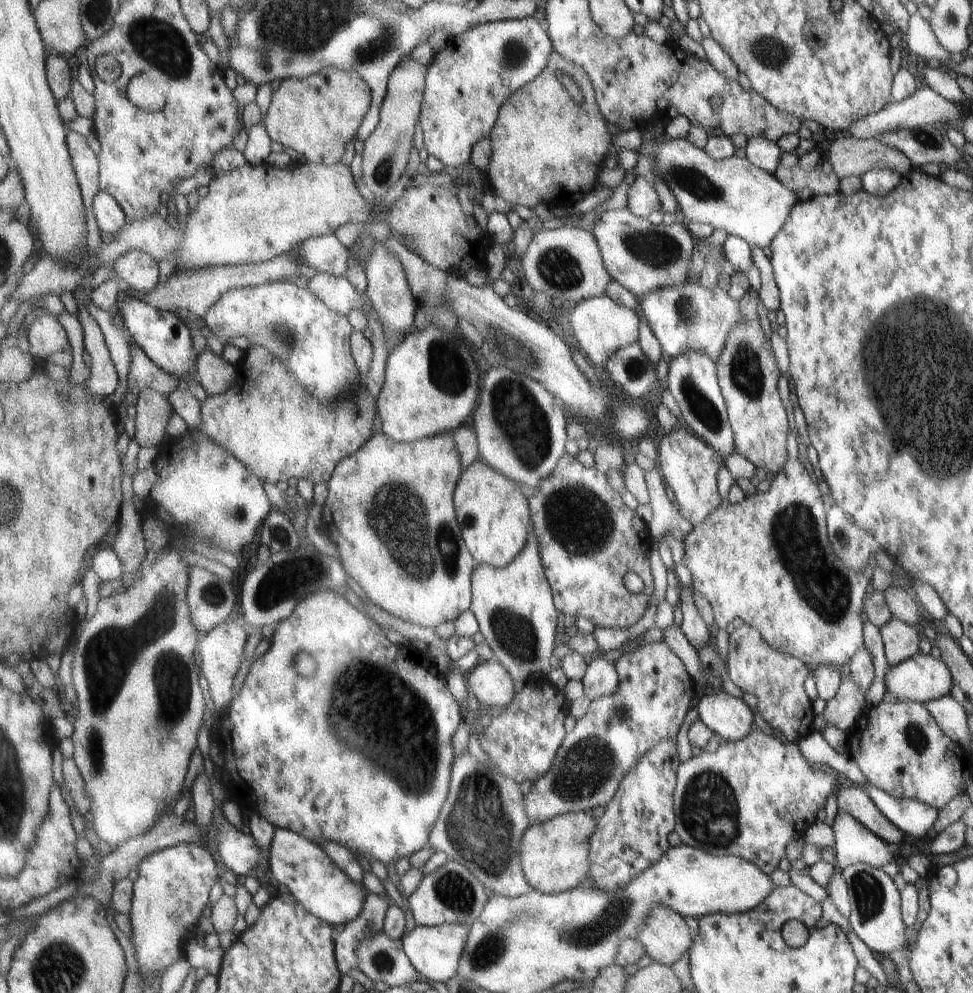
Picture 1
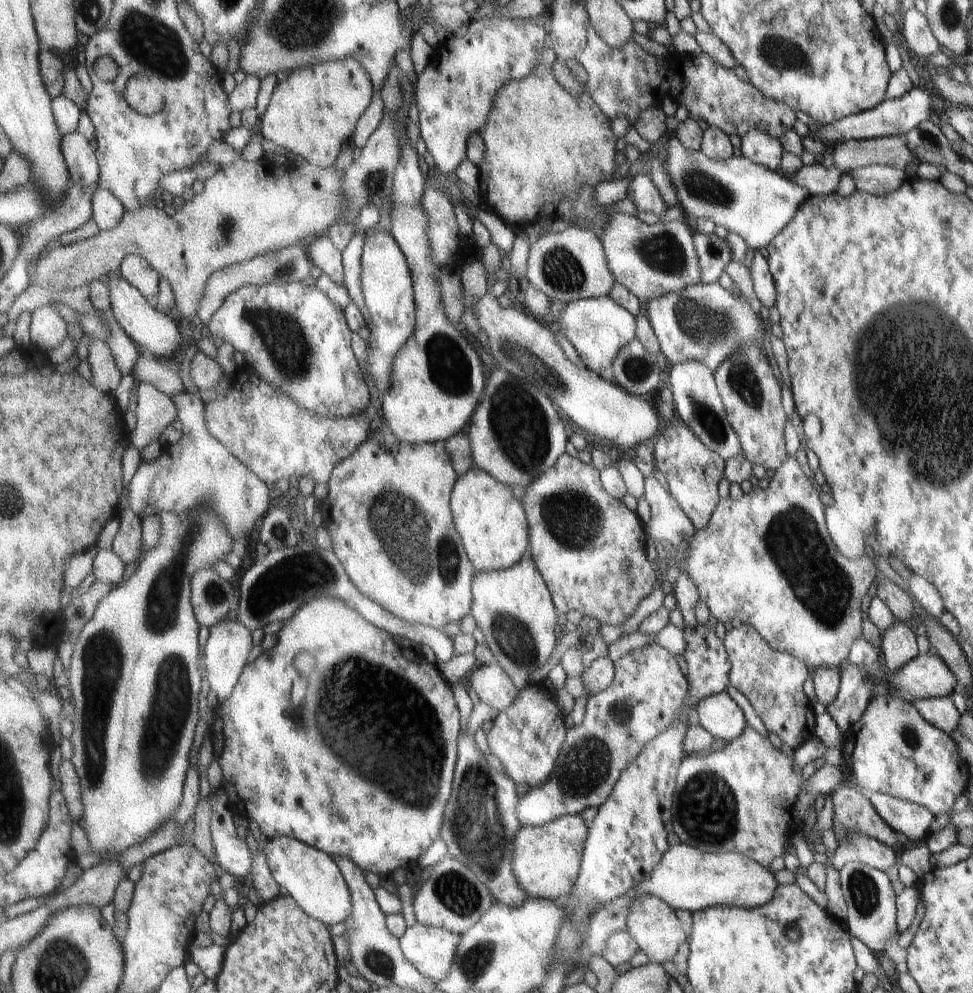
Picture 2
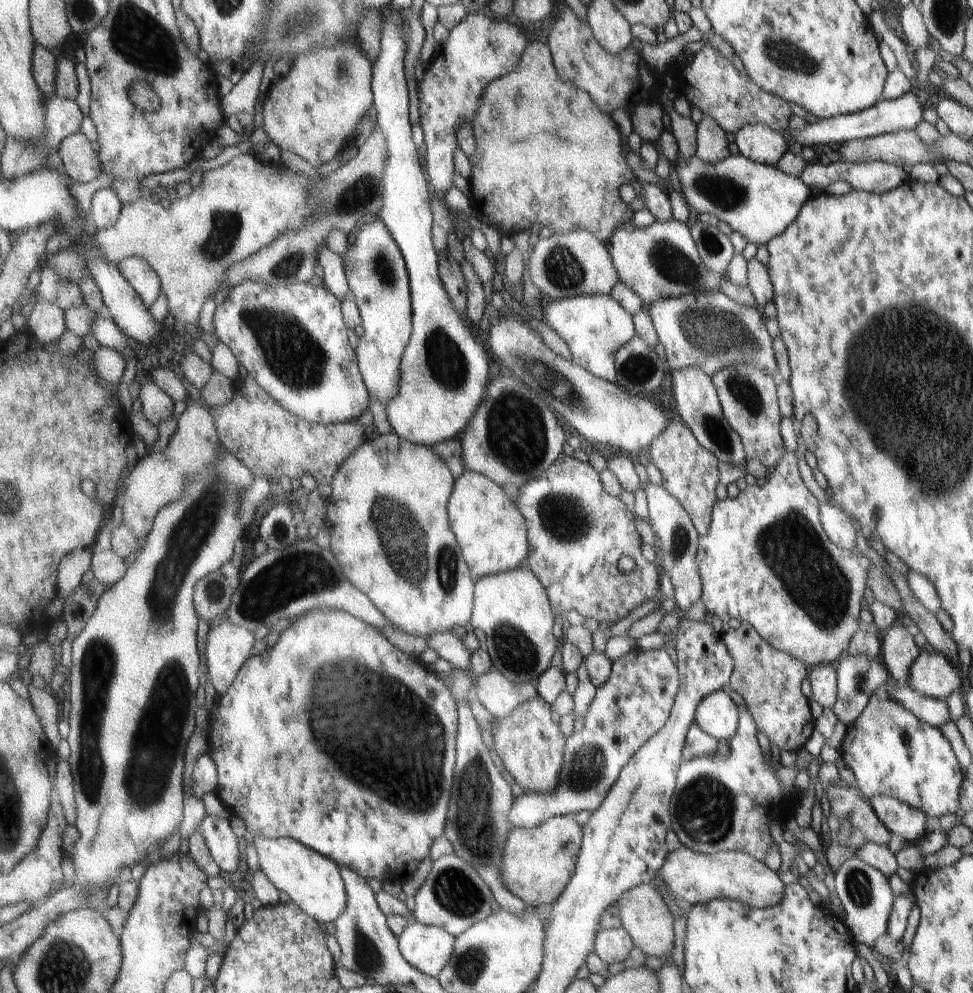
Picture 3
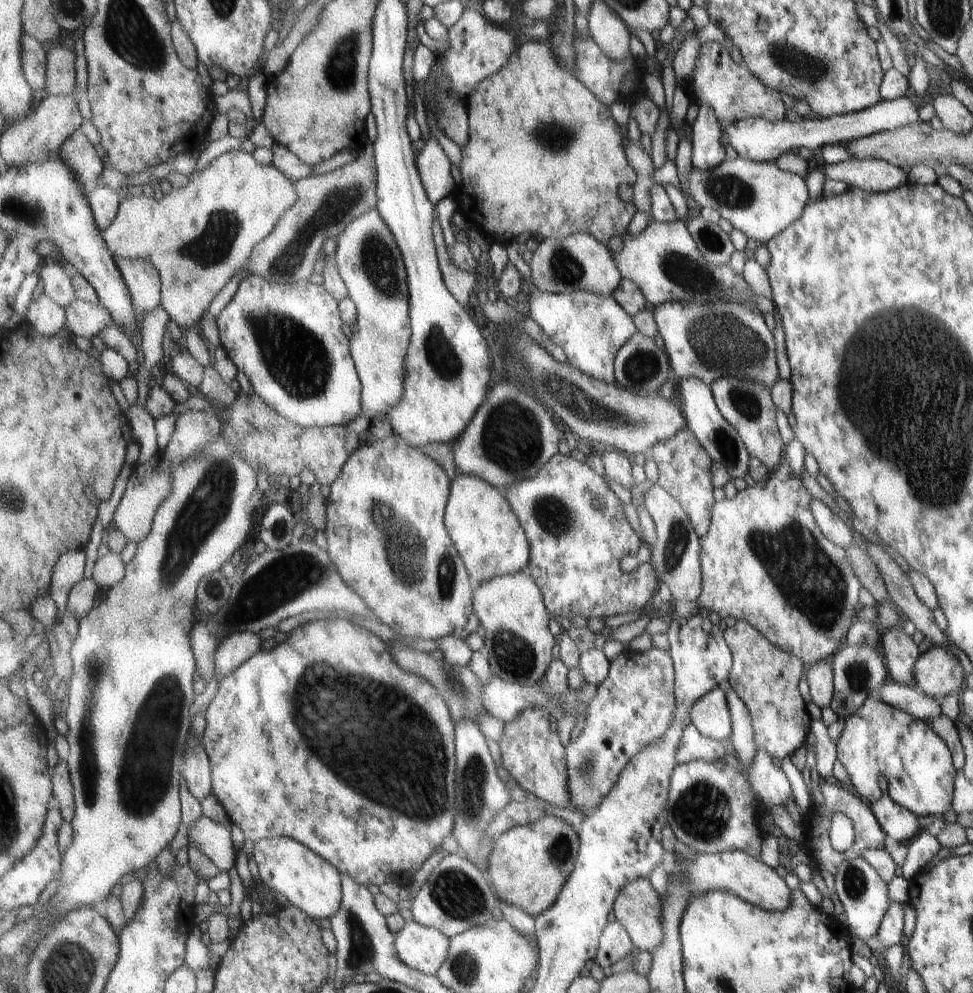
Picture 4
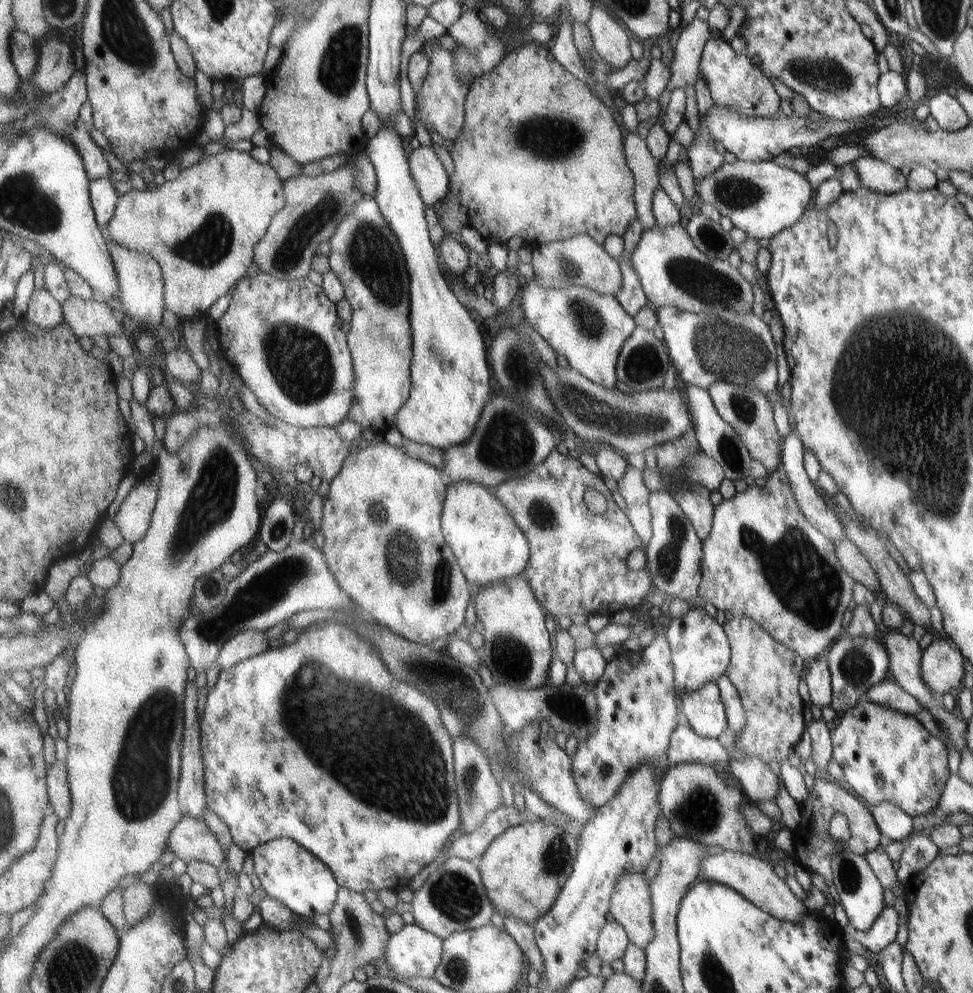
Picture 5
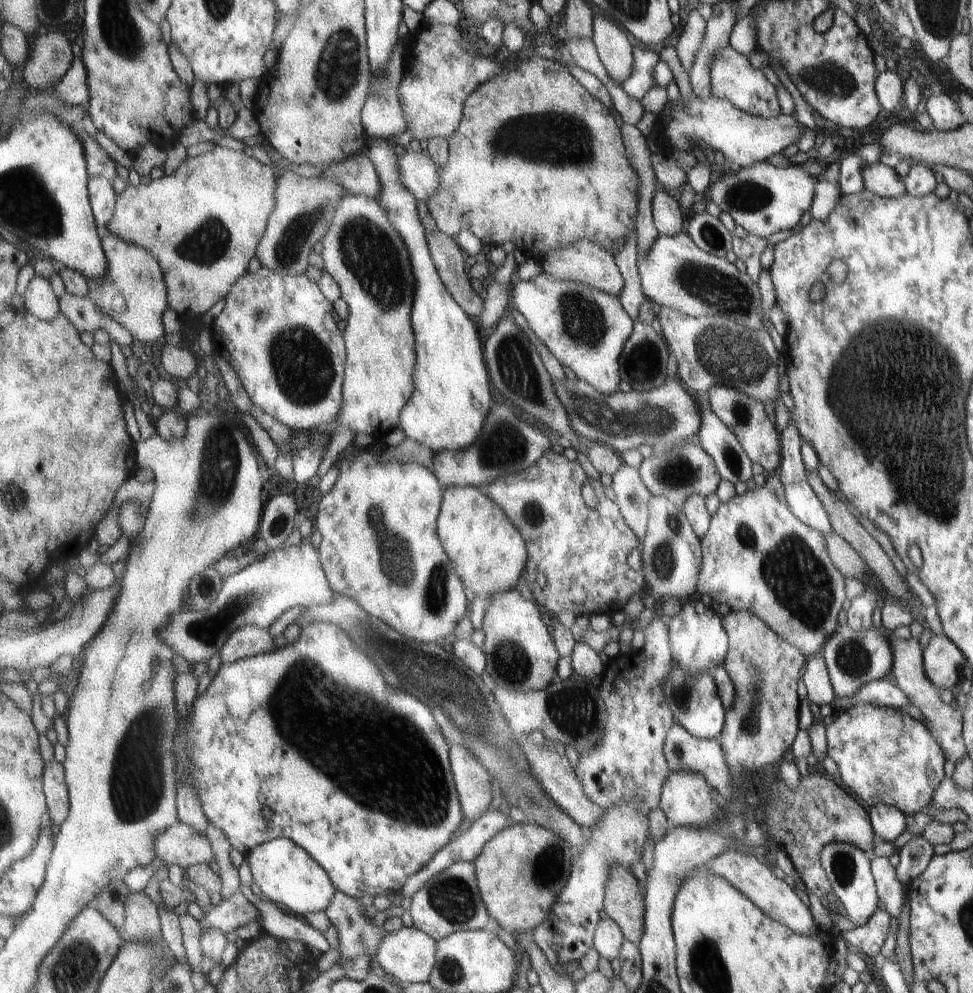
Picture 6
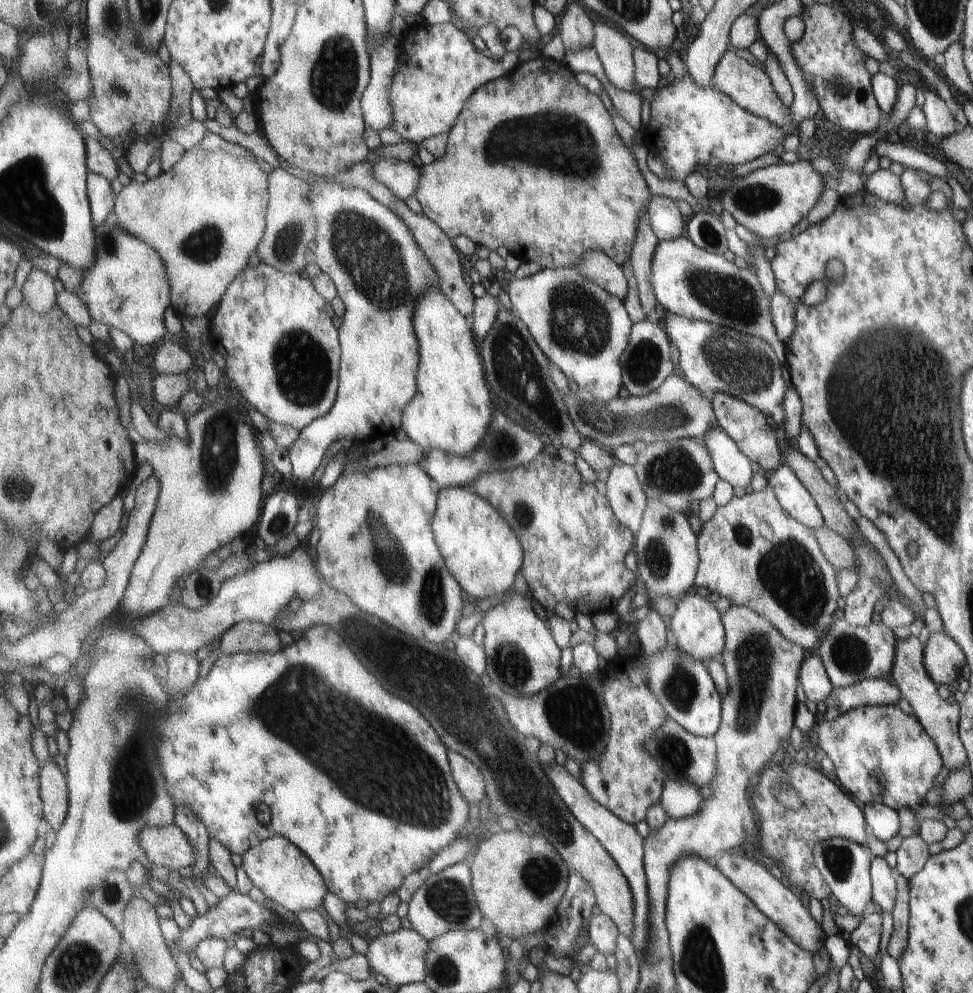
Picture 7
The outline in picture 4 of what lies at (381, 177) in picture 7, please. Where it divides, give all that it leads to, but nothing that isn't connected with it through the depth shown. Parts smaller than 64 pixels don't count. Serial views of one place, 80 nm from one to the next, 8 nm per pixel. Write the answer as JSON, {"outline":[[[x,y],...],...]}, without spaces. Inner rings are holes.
{"outline":[[[431,132],[428,140],[418,147],[416,163],[434,205],[453,194],[457,187],[452,173],[453,163]]]}

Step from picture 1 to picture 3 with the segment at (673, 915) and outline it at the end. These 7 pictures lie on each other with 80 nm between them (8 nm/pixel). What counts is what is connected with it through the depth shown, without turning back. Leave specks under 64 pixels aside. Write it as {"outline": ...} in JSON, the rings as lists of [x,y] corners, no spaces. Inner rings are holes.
{"outline":[[[640,884],[638,887],[628,890],[618,900],[618,907],[622,926],[645,955],[665,958],[672,954],[675,948],[675,918],[653,884]]]}

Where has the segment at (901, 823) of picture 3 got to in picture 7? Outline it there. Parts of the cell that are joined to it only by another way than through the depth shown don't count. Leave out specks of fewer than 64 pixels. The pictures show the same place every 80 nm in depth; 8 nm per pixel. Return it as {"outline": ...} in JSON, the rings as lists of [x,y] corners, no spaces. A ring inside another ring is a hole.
{"outline":[[[866,803],[863,811],[863,820],[868,829],[877,840],[890,844],[897,839],[899,820],[891,808],[880,803]]]}

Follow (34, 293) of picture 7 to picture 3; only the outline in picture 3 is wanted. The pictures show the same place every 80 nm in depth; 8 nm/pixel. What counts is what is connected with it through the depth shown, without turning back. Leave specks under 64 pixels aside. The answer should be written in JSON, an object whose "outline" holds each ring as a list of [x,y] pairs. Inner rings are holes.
{"outline":[[[39,302],[33,306],[29,320],[24,327],[41,342],[57,343],[68,329],[66,311],[50,302]]]}

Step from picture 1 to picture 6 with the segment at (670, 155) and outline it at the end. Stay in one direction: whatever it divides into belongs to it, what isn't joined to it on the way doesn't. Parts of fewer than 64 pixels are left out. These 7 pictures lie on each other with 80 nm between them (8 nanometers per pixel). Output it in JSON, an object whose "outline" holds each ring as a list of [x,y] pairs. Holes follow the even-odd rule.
{"outline":[[[763,161],[722,174],[709,190],[710,200],[727,212],[735,225],[749,235],[766,239],[775,232],[800,226],[800,215],[810,210],[814,188],[815,181],[800,166],[777,167]]]}

